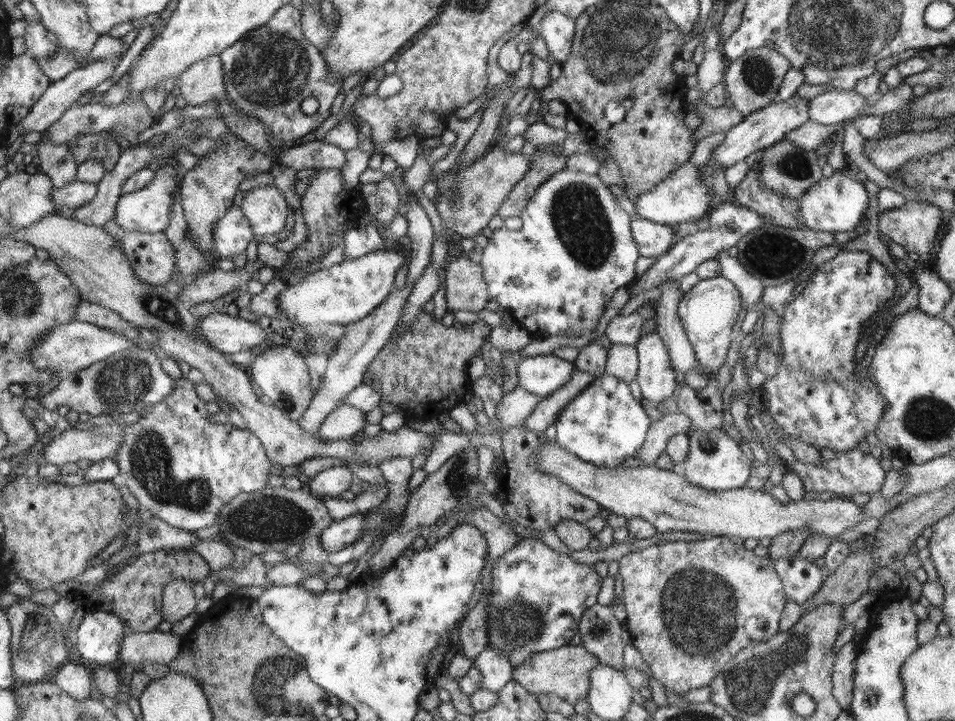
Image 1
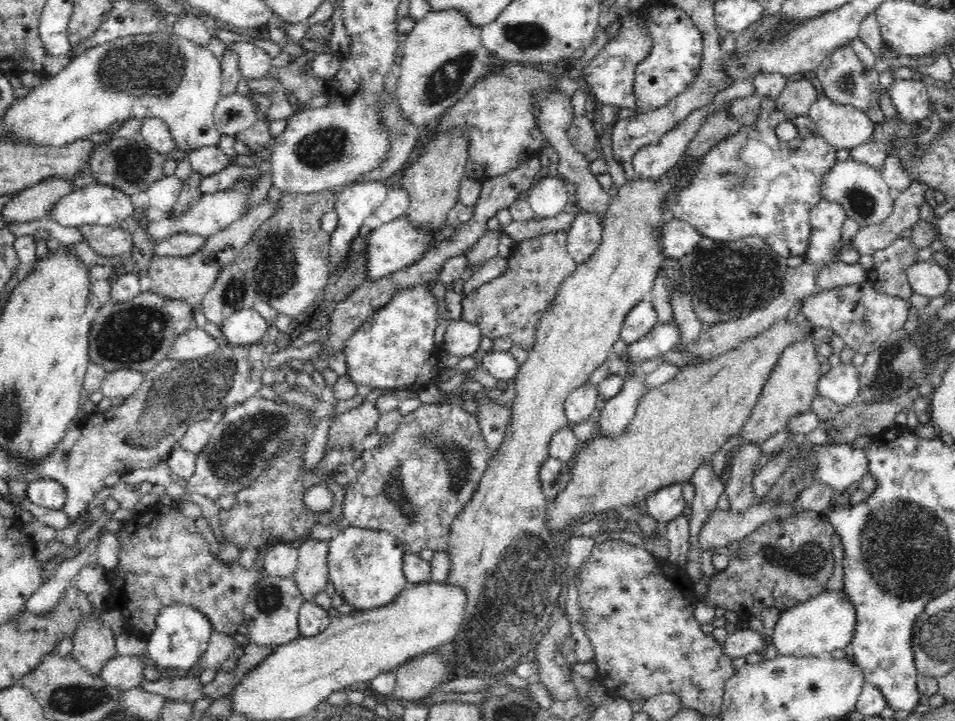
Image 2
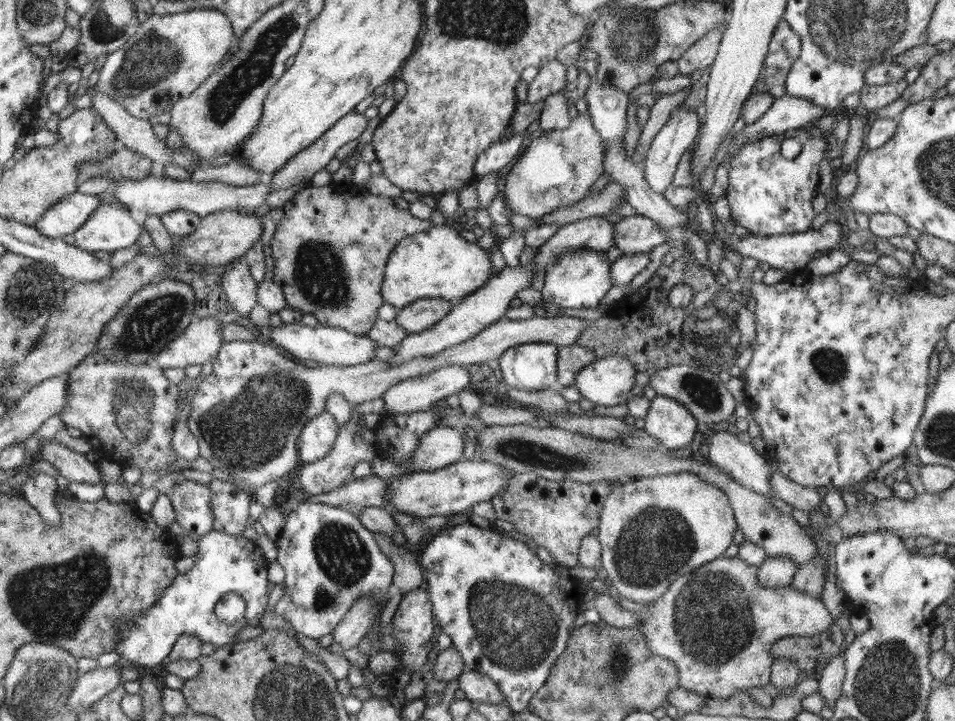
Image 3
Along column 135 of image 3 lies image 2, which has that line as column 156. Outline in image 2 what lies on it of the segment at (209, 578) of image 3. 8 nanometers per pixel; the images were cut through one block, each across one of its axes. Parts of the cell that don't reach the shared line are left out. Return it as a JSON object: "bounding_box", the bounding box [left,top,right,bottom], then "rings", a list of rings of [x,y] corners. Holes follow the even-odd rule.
{"bounding_box":[145,603,214,673],"rings":[[[182,603],[165,606],[157,614],[155,621],[152,634],[145,638],[148,643],[148,658],[154,665],[166,668],[171,673],[187,673],[191,667],[198,664],[200,656],[206,652],[211,633],[214,631],[212,623],[197,608]]]}

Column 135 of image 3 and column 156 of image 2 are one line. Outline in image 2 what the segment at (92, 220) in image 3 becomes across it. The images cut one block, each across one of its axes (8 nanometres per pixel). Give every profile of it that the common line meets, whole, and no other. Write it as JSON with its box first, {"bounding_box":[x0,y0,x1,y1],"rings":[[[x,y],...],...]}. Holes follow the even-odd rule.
{"bounding_box":[147,180,252,242],"rings":[[[238,180],[236,186],[230,190],[203,194],[198,202],[195,202],[185,213],[181,215],[168,215],[158,221],[152,221],[147,226],[147,236],[154,242],[162,242],[174,234],[185,232],[186,234],[197,234],[205,239],[218,231],[224,230],[234,221],[237,221],[244,213],[252,188],[249,188],[249,180]]]}

